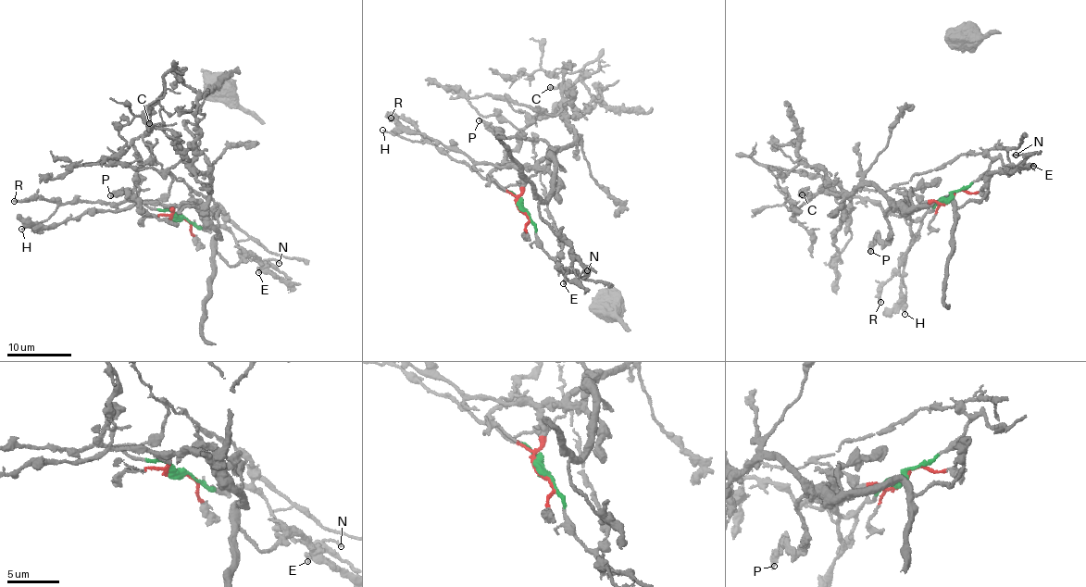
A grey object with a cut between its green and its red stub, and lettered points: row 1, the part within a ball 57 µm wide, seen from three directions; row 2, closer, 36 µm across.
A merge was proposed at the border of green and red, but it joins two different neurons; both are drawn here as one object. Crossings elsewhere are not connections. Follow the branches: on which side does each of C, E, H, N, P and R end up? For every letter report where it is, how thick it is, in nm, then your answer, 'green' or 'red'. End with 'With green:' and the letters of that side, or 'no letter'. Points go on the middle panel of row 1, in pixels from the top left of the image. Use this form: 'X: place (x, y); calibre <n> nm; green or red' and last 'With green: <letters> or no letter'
C: place (550, 87); calibre 160 nm; red
E: place (563, 283); calibre 240 nm; red
H: place (382, 130); calibre 130 nm; green
N: place (587, 270); calibre 150 nm; green
P: place (479, 120); calibre 360 nm; red
R: place (391, 118); calibre 240 nm; green
With green: H, N, R

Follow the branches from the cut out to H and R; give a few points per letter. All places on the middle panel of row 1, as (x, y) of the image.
H: (523, 211), (521, 201), (429, 143), (409, 140), (382, 131)
R: (523, 211), (521, 201), (443, 152), (409, 122), (390, 117)

